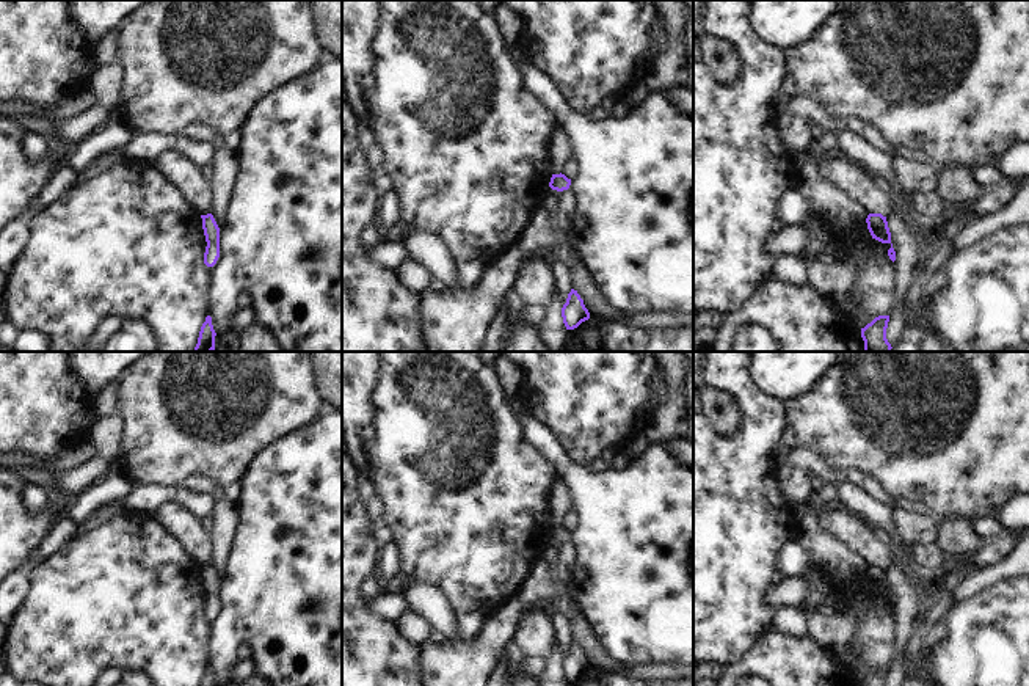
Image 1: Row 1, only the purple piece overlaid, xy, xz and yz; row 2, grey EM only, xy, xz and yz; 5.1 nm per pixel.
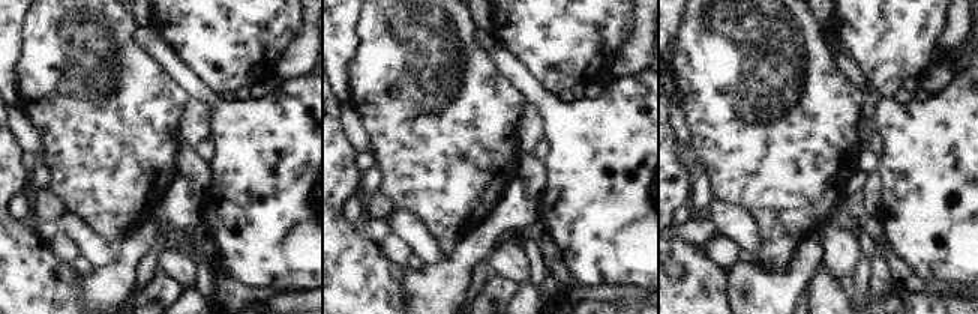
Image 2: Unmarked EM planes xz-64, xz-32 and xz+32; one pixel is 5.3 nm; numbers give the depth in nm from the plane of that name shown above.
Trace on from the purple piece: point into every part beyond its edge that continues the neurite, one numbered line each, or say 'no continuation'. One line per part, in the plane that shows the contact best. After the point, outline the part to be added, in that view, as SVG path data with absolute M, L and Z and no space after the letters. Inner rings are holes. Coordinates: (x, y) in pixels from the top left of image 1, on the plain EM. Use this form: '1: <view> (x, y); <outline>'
no continuation

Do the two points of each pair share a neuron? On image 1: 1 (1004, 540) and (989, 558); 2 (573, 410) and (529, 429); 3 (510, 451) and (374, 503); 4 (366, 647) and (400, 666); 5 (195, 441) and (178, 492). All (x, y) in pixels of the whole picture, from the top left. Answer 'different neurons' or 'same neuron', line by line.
1: same neuron
2: different neurons
3: different neurons
4: same neuron
5: different neurons

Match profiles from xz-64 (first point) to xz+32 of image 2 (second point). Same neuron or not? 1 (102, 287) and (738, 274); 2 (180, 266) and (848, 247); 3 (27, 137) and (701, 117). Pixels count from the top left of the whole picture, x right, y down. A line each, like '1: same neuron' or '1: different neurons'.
1: same neuron
2: same neuron
3: different neurons

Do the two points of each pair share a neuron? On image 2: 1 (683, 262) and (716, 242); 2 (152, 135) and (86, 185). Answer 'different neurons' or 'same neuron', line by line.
1: different neurons
2: same neuron

